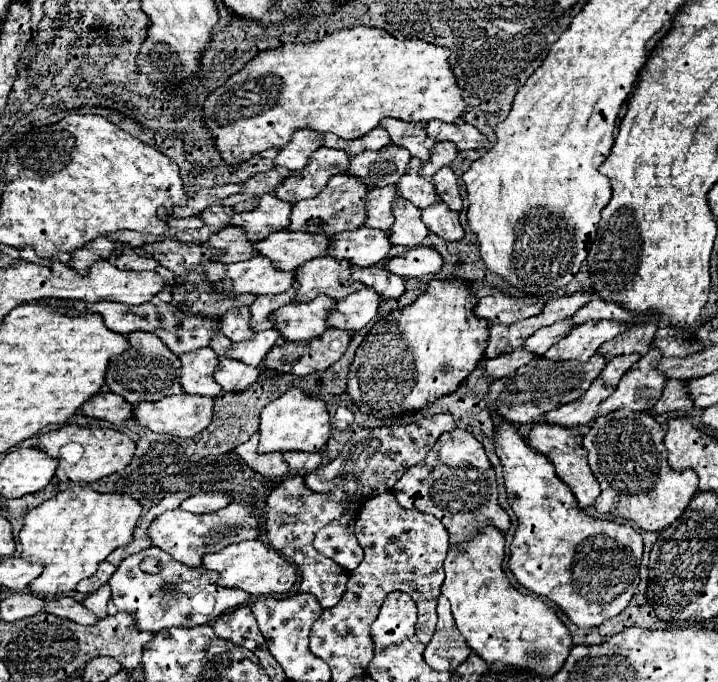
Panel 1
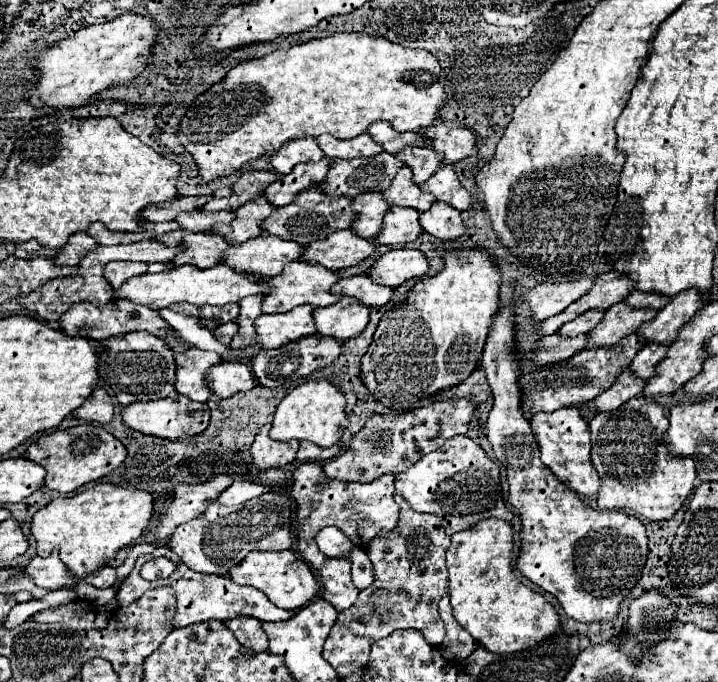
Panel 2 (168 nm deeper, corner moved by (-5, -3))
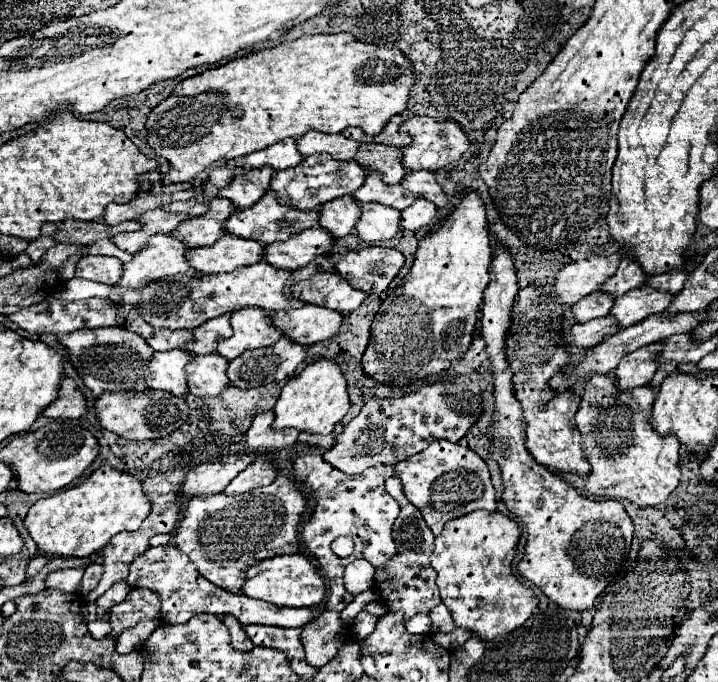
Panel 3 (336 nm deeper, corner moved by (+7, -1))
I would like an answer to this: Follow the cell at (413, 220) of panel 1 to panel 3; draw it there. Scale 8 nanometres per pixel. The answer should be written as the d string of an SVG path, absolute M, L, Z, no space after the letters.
M364 203L356 231L366 243L388 241L400 231L400 211L380 203Z

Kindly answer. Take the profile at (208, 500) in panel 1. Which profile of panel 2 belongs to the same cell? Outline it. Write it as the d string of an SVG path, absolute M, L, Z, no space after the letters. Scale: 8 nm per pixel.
M234 481L222 495L220 499L212 501L212 503L224 503L224 505L240 505L246 503L258 495L264 495L270 491L270 485L262 485L262 483L250 483L250 481Z

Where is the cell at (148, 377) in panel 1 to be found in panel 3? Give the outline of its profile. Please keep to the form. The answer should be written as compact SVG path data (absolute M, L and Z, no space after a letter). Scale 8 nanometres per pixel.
M102 327L88 331L74 331L58 335L60 343L68 349L70 363L76 367L84 385L100 397L104 391L148 391L148 361L152 359L152 347L136 333L120 327Z

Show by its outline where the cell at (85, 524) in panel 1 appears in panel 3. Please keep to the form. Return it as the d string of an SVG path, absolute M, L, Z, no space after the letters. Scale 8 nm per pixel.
M102 465L86 481L82 481L66 491L54 493L52 497L36 501L28 509L28 515L24 519L24 527L30 533L30 537L36 541L38 551L42 555L46 555L48 559L50 557L88 557L88 555L100 551L116 533L136 531L148 513L150 513L150 503L142 491L140 481L126 475L126 473L120 473L108 465Z

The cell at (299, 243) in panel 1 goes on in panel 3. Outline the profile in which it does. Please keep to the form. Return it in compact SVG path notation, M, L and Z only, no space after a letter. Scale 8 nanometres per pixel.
M226 233L210 247L188 249L186 259L192 269L202 273L228 273L236 267L248 267L264 259L264 245L252 239Z

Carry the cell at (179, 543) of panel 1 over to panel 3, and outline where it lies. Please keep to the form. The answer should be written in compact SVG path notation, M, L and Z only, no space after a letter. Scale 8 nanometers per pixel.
M278 475L268 487L250 493L234 497L218 493L190 499L172 533L172 545L190 557L202 577L230 593L240 593L244 573L252 563L284 553L298 553L298 525L304 511L306 499L300 485L290 477Z

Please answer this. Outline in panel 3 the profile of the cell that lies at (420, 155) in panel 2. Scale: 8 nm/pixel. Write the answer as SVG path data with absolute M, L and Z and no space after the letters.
M360 143L360 149L356 153L356 161L364 167L376 169L384 175L386 185L396 185L404 179L404 165L400 165L400 147L390 145L378 145L378 143Z

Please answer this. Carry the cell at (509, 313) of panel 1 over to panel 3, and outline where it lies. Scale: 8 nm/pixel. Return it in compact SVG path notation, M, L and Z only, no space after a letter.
M622 253L590 257L586 261L576 261L562 267L552 283L552 295L560 301L560 305L574 305L584 295L596 291L608 277L612 277L612 273L616 273L620 257Z

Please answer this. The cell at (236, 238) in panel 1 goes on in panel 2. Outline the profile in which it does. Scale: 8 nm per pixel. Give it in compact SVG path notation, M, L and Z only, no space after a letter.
M186 233L182 239L184 251L178 253L172 263L168 263L168 267L192 265L196 269L210 269L222 261L220 255L226 247L228 243L212 233Z

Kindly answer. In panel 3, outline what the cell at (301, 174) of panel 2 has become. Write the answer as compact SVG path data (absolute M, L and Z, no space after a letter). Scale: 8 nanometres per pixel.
M260 167L244 175L236 175L228 187L220 189L218 197L230 199L238 209L248 209L250 205L260 201L260 197L264 197L264 193L270 189L270 181L274 175L276 169L272 167Z

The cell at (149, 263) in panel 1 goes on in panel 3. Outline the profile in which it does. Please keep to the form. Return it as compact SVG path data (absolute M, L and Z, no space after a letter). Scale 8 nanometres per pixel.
M86 255L76 265L76 277L106 283L106 285L116 285L122 277L122 261L116 257Z

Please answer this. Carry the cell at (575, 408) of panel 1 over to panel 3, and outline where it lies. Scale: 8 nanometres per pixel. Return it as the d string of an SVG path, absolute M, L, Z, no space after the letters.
M658 343L646 345L642 349L636 349L634 353L628 353L620 365L616 367L616 387L620 391L630 391L642 385L648 385L650 379L656 373L656 351L660 349Z

